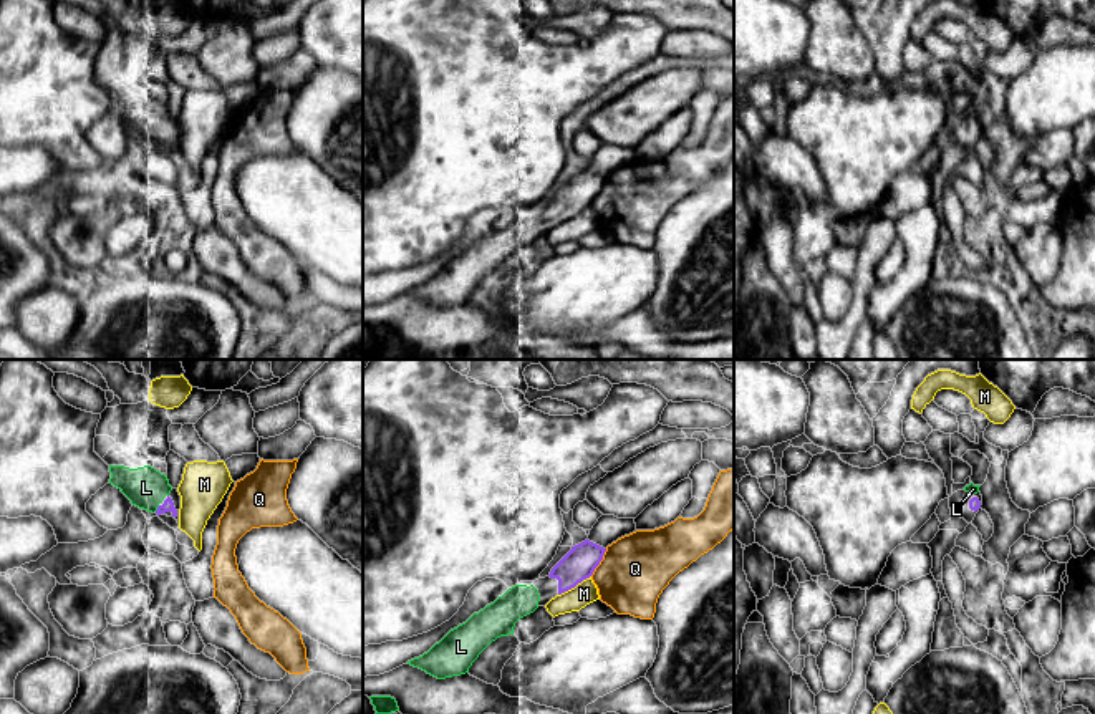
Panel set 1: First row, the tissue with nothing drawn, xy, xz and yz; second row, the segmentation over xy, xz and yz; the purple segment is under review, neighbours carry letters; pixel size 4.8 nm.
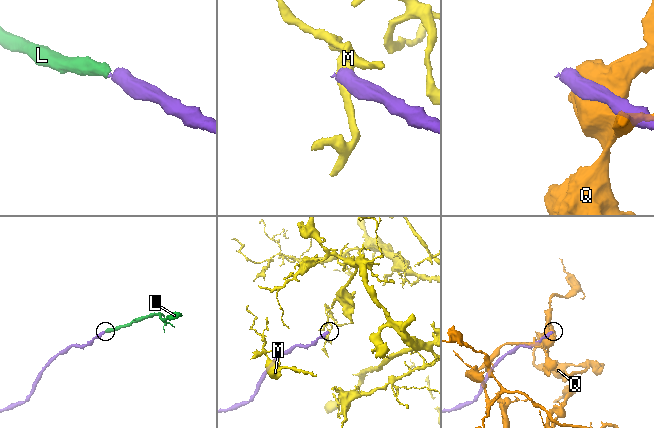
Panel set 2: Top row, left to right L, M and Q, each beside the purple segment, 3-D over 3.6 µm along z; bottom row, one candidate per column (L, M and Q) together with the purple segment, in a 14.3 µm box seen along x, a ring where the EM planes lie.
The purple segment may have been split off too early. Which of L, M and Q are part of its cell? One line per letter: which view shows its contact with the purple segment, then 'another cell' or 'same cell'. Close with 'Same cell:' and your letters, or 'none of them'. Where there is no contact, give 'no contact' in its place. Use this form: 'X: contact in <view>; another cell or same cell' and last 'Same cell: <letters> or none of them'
L: contact in xy; same cell
M: contact in xz; another cell
Q: contact in xz; another cell
Same cell: L

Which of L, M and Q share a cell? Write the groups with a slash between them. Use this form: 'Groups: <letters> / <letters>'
Groups: L / M / Q

